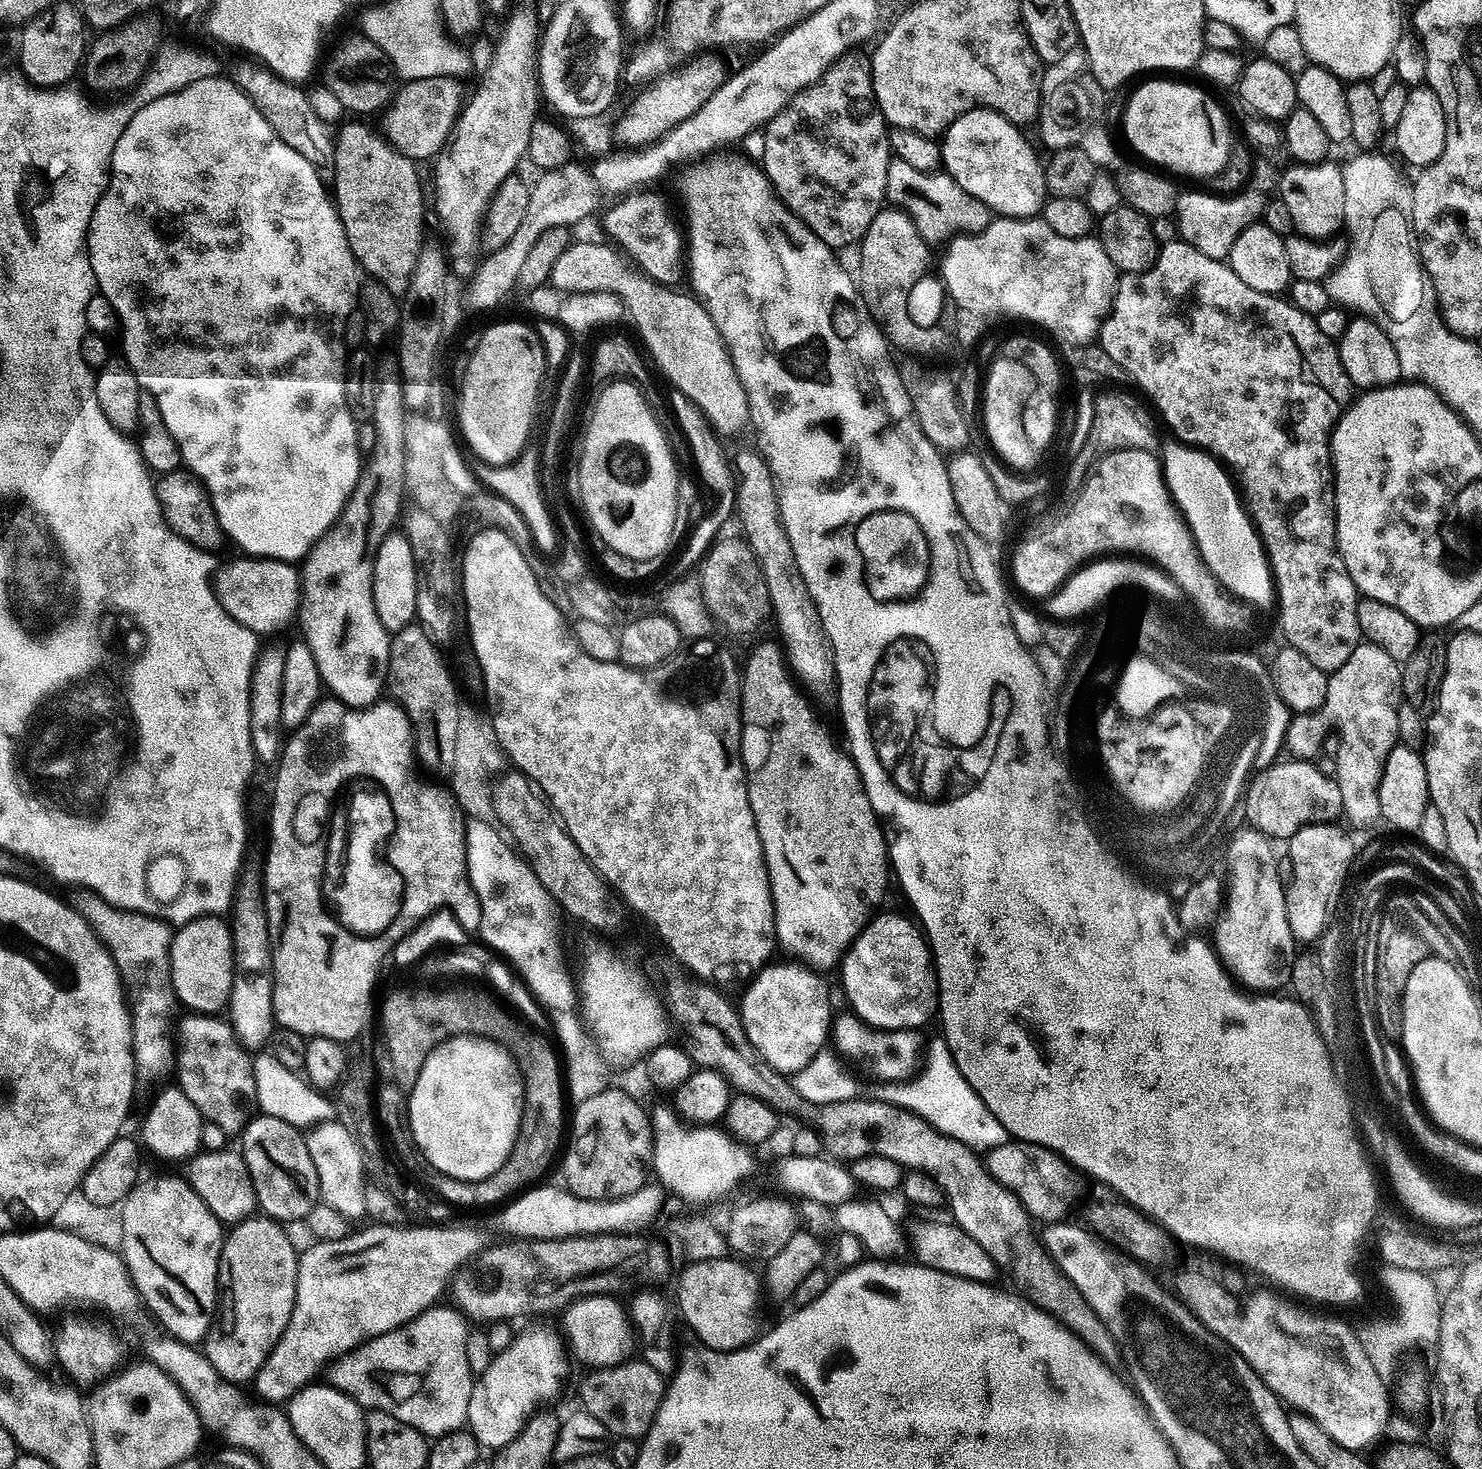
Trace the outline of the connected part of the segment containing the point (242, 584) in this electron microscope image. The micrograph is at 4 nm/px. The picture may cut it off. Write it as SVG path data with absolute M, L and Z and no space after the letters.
M245 556L239 559L223 565L215 575L214 587L222 608L260 638L282 632L291 623L293 625L299 617L303 596L302 576L297 567L283 560Z

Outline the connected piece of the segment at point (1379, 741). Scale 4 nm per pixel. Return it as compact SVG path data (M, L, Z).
M1362 642L1342 667L1329 675L1327 694L1319 709L1297 713L1286 732L1287 752L1293 759L1316 757L1327 732L1348 730L1340 744L1344 752L1360 752L1364 764L1376 768L1376 756L1388 756L1397 741L1397 710L1400 705L1401 667L1376 644Z

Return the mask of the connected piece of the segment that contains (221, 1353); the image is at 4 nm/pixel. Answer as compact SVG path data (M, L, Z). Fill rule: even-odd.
M263 1214L231 1225L224 1237L221 1261L226 1265L226 1284L232 1295L232 1316L217 1319L202 1341L204 1357L223 1380L237 1386L255 1381L262 1362L274 1350L290 1322L298 1286L298 1248L292 1245L283 1223Z

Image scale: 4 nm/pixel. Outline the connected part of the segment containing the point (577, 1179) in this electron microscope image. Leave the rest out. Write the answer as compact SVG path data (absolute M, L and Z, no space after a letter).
M617 1086L604 1088L600 1093L579 1101L572 1116L572 1137L564 1152L563 1187L580 1199L623 1201L623 1196L632 1196L650 1176L649 1160L652 1155L652 1125L649 1113L628 1092Z

